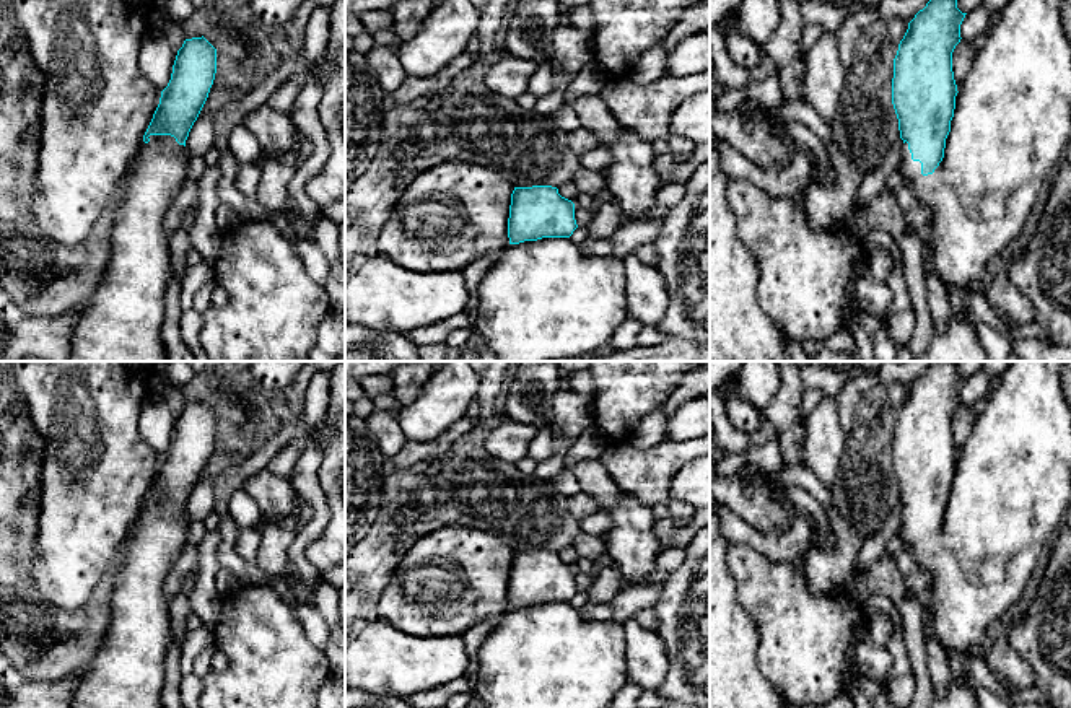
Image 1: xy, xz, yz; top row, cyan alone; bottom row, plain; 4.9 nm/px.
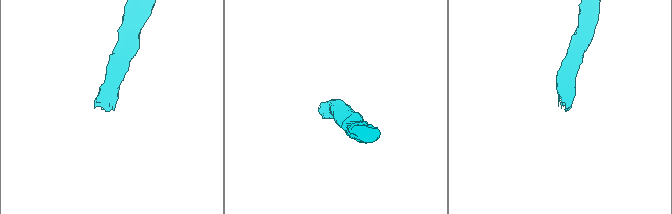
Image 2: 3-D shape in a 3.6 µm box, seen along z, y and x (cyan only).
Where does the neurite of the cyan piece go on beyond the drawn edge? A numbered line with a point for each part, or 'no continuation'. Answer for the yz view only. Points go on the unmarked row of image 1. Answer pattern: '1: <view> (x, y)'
1: yz (1011, 490)

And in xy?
1: xy (127, 671)

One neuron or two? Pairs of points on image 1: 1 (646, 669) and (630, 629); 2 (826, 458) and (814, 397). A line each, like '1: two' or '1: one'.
1: one
2: two

